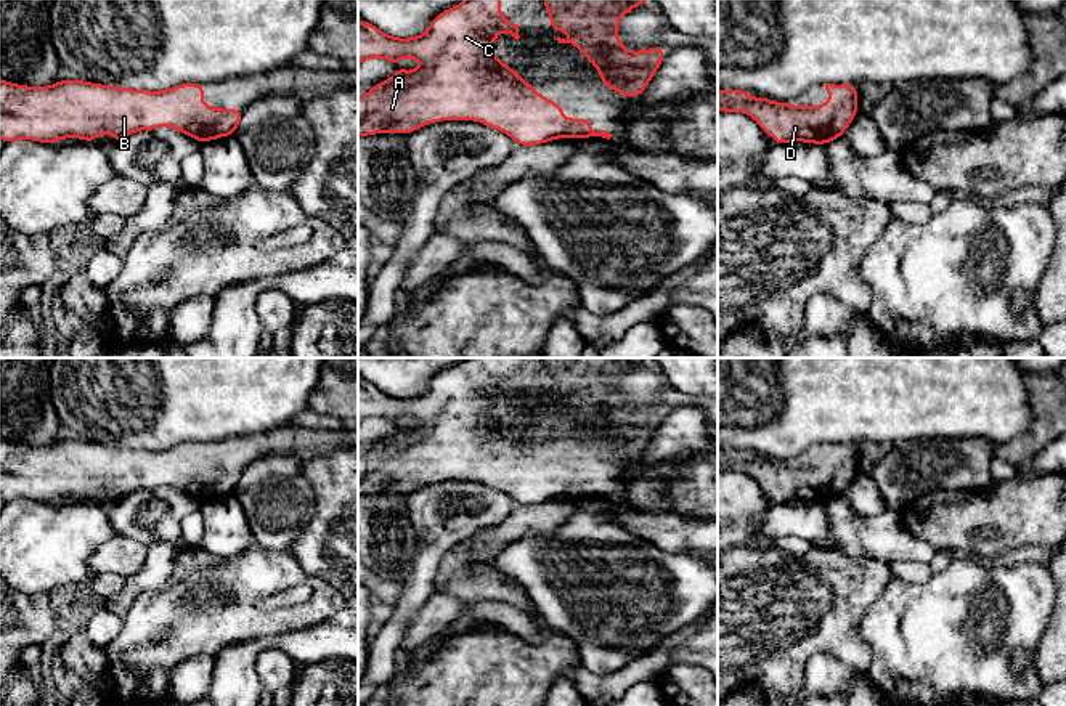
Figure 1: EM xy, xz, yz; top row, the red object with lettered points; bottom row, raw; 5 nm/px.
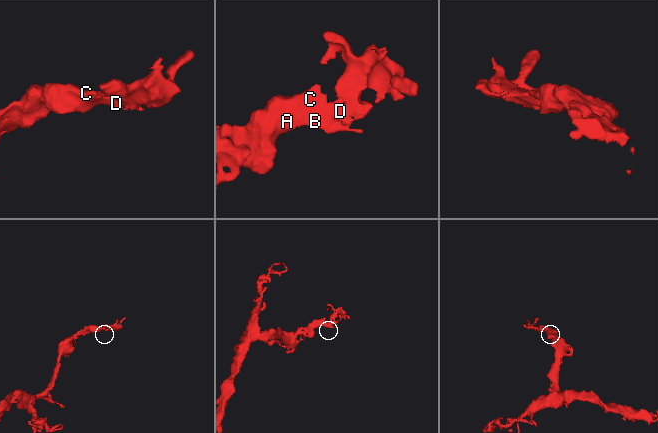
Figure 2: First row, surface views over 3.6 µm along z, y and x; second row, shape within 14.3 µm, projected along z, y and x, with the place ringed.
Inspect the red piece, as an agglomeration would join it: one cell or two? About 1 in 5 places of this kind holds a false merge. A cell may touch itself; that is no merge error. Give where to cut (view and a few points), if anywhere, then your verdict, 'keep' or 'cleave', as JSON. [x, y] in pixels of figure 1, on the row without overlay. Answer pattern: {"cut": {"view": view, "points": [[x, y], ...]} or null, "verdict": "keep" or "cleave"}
{"cut": null, "verdict": "keep"}

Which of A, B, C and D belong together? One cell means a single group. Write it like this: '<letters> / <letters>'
A B C D

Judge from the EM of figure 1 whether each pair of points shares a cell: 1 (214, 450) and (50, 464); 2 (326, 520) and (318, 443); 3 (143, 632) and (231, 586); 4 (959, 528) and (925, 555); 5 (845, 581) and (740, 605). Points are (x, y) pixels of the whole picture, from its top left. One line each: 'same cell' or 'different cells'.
1: same cell
2: different cells
3: same cell
4: different cells
5: same cell

